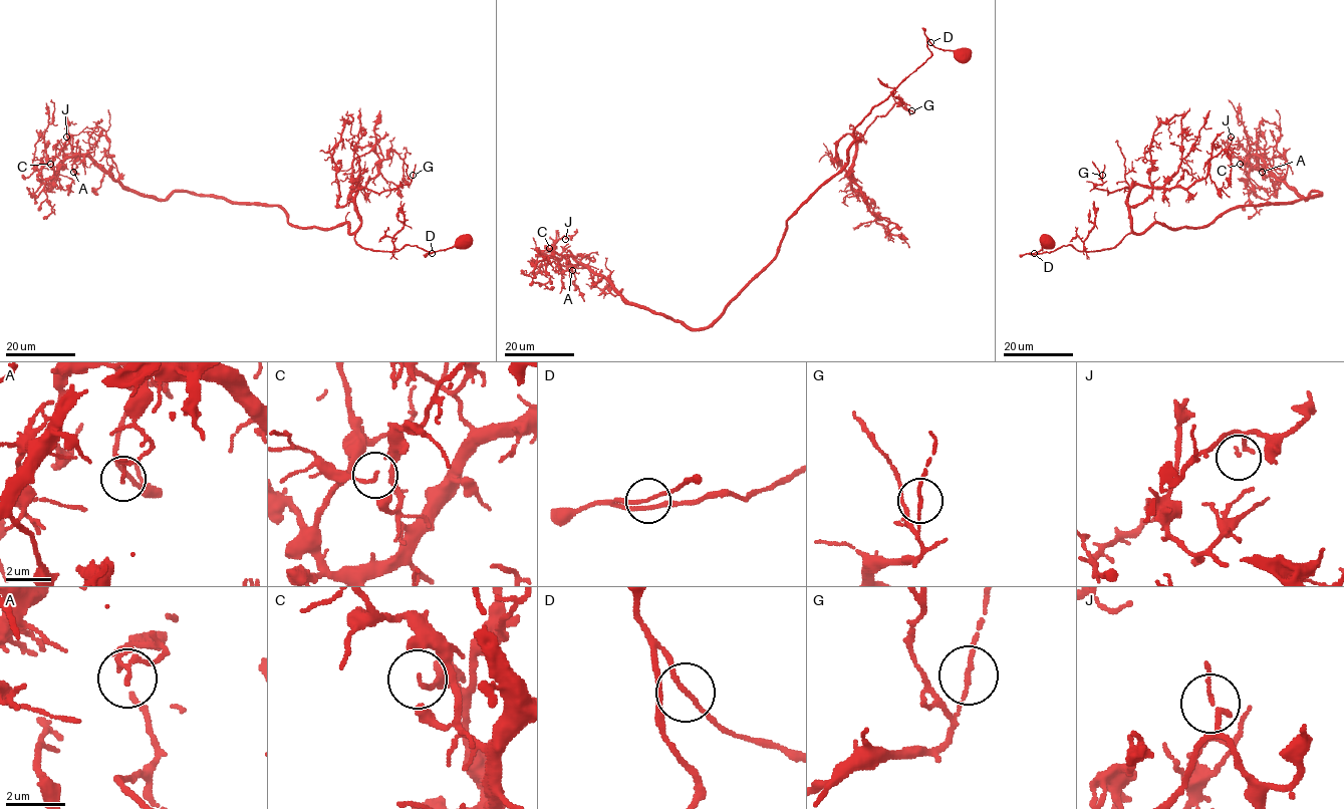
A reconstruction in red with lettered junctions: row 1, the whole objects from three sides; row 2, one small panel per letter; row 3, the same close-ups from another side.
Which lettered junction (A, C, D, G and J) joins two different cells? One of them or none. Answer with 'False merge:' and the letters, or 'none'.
False merge: none

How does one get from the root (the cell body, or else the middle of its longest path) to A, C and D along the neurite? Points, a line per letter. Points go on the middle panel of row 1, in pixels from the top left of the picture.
A: (964, 55), (927, 41), (708, 326), (572, 270)
C: (964, 55), (927, 41), (706, 326), (631, 305), (549, 248)
D: (964, 55), (937, 48), (930, 42)

